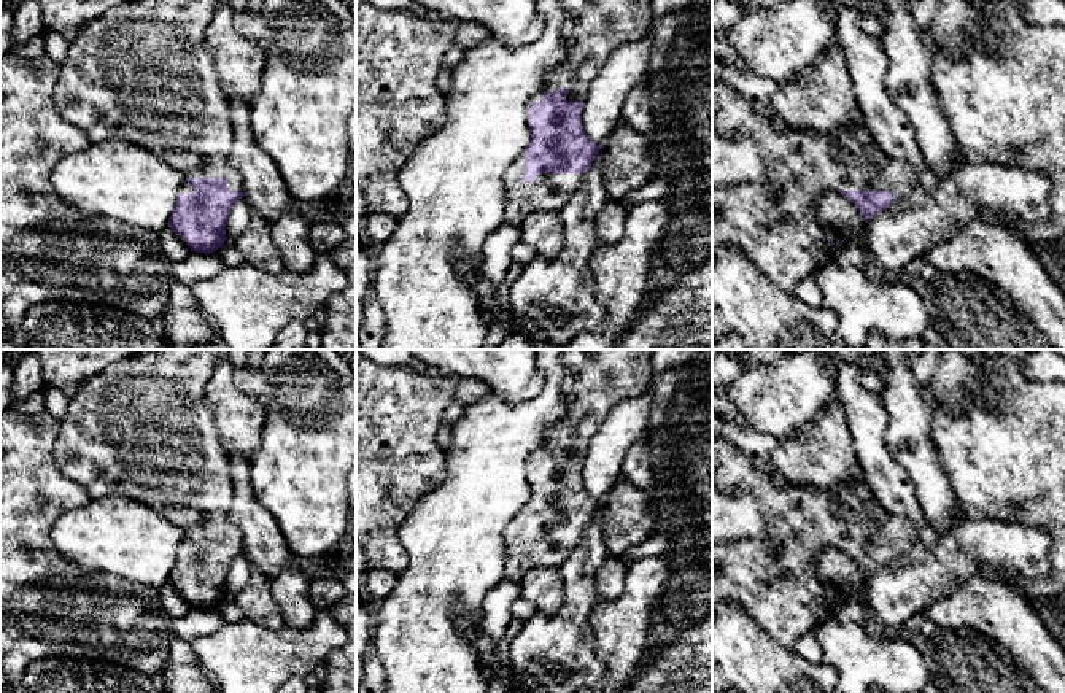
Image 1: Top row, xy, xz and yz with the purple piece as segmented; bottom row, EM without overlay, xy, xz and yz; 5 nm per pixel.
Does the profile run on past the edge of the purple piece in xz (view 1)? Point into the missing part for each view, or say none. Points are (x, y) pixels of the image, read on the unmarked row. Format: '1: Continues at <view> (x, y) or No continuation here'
1: Continues at xz (595, 380)

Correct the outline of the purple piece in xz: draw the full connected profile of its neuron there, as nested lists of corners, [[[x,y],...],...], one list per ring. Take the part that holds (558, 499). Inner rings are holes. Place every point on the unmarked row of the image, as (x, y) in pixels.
[[[566,350],[561,362],[566,369],[561,391],[567,410],[547,431],[545,448],[531,455],[531,497],[504,529],[504,572],[507,579],[518,582],[534,567],[561,566],[580,544],[601,505],[601,501],[588,496],[582,483],[583,456],[609,410],[626,399],[642,396],[652,378],[652,350]]]

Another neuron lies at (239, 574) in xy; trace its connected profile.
[[[245,552],[232,559],[226,580],[227,596],[234,598],[250,583],[253,567]]]

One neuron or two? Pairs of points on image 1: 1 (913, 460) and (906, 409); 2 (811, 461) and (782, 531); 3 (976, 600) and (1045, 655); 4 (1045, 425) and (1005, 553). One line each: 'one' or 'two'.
1: one
2: two
3: one
4: two

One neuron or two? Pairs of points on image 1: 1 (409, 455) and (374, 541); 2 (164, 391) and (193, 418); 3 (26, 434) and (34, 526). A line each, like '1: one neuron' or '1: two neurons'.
1: one neuron
2: one neuron
3: one neuron

